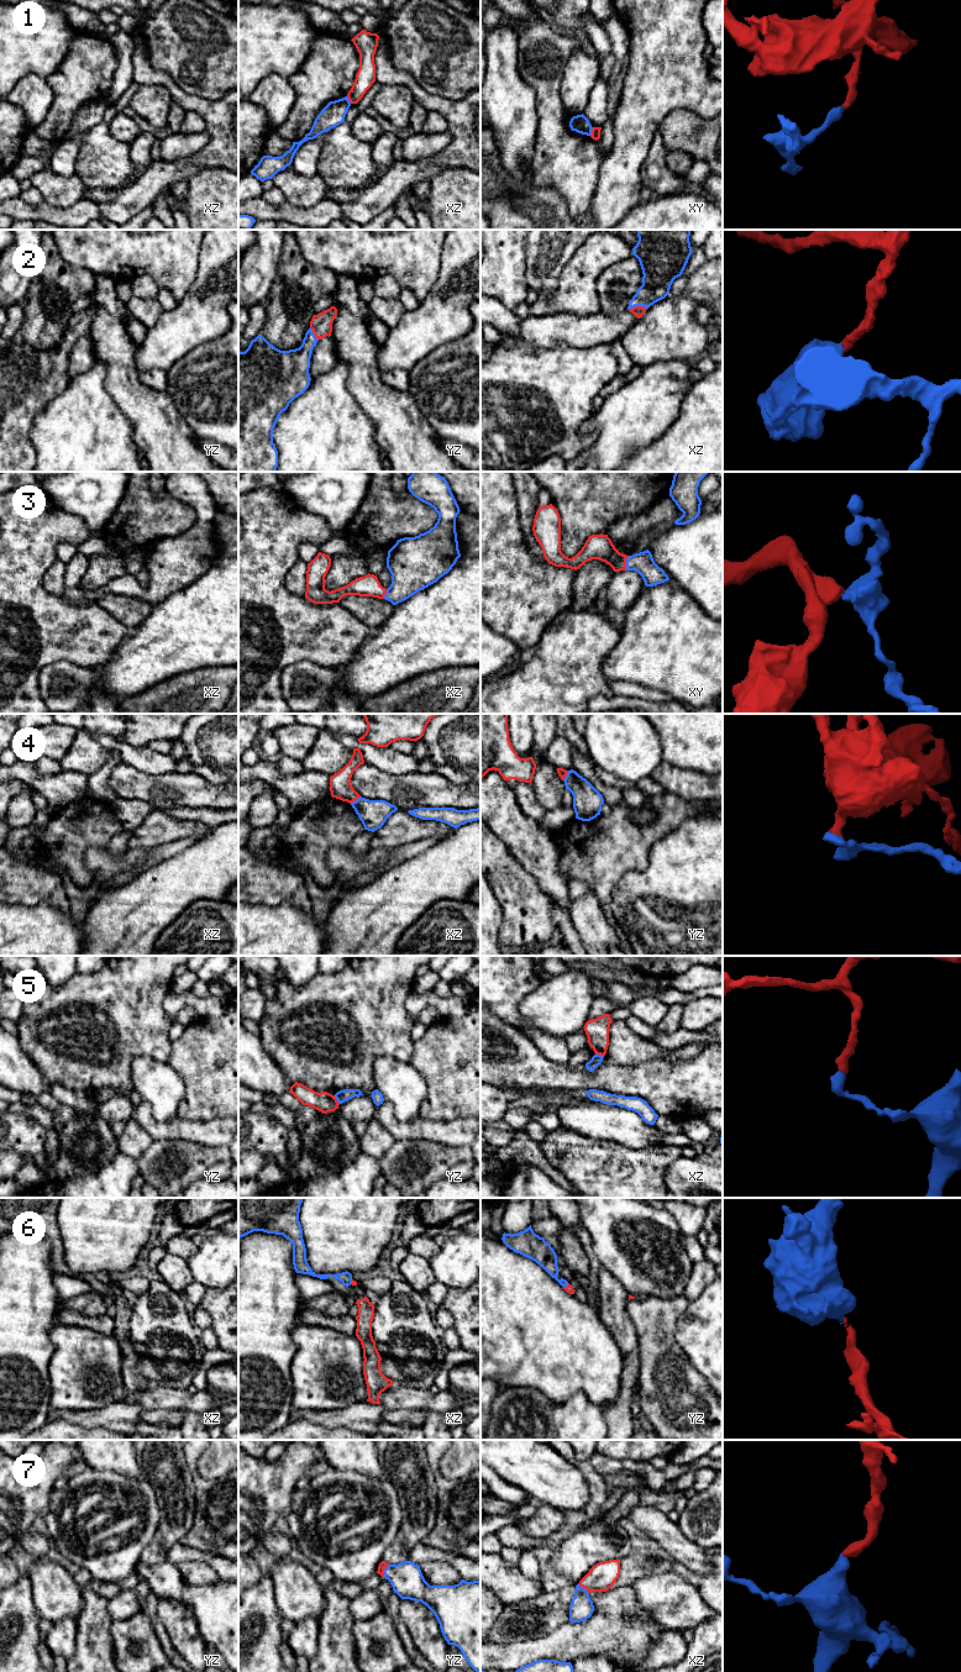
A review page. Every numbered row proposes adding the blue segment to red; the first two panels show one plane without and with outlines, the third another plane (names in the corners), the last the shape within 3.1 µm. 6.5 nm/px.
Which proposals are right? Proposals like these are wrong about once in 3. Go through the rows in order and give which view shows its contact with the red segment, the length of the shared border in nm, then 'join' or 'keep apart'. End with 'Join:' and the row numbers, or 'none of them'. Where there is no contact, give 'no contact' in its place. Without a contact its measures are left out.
1: contact in xy; length 60 nm; keep apart
2: contact in xz; length 130 nm; join
3: contact in xy; length 100 nm; join
4: contact in xz; length 90 nm; keep apart
5: contact in yz; length 70 nm; keep apart
6: contact in yz; length 50 nm; join
7: contact in yz; length 100 nm; join
Join: 2, 3, 6, 7

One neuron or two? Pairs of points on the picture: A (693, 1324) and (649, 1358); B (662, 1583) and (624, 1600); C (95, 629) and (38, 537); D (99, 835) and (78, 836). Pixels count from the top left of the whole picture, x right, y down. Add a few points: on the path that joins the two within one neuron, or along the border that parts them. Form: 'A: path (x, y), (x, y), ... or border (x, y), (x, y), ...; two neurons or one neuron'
A: border (684, 1310), (676, 1321), (676, 1342), (691, 1362); two neurons
B: border (630, 1586), (637, 1602), (652, 1619); two neurons
C: path (68, 619), (64, 619), (36, 590), (36, 566); one neuron
D: path (94, 835), (83, 835); one neuron

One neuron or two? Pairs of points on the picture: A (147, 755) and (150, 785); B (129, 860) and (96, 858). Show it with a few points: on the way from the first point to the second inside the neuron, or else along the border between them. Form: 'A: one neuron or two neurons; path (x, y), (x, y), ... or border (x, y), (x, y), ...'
A: two neurons; border (122, 762), (148, 774), (174, 772)
B: one neuron; path (121, 861), (104, 861)

